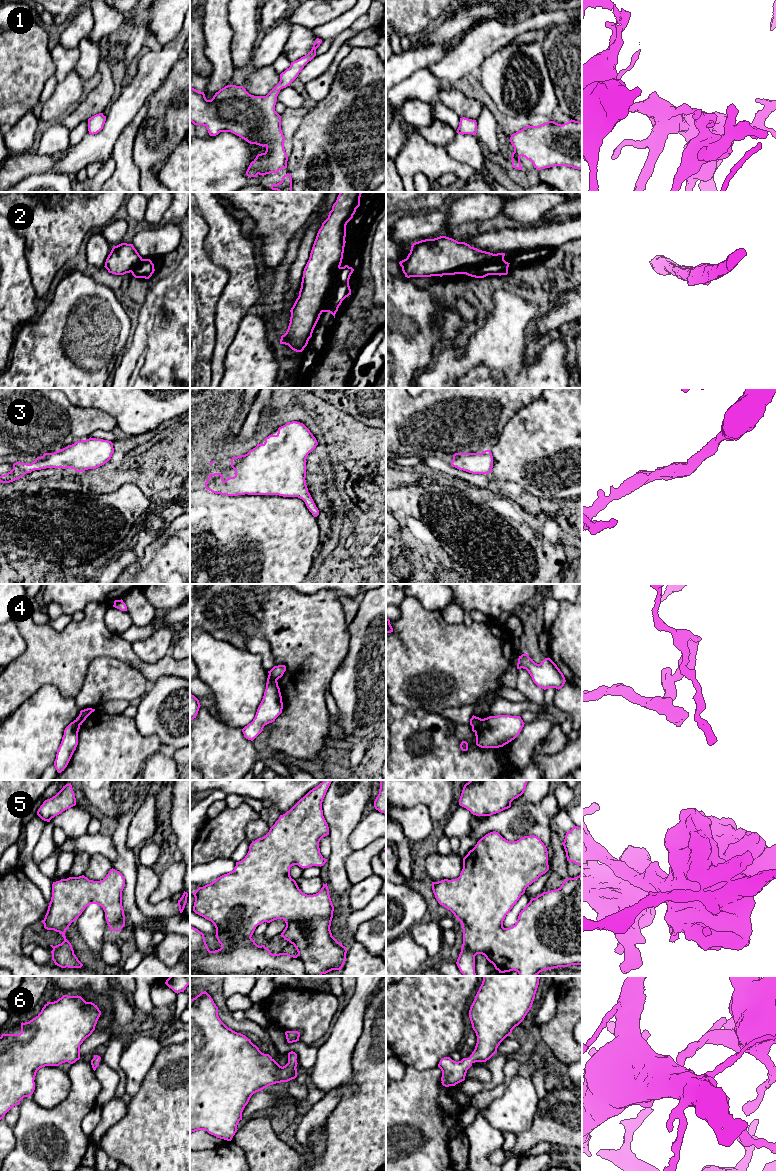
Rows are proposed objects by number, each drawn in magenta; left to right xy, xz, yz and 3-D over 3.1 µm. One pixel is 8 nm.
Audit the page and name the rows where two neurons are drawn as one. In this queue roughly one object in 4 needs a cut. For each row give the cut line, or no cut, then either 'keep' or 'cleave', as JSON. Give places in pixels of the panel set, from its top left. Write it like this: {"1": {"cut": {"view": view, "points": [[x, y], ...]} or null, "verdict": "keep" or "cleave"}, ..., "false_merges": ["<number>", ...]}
{"1": {"cut": null, "verdict": "keep"}, "2": {"cut": {"view": "xz", "points": [[340, 267], [322, 311]]}, "verdict": "cleave"}, "3": {"cut": null, "verdict": "keep"}, "4": {"cut": {"view": "yz", "points": [[482, 719], [472, 727]]}, "verdict": "cleave"}, "5": {"cut": null, "verdict": "keep"}, "6": {"cut": null, "verdict": "keep"}, "false_merges": ["2", "4"]}

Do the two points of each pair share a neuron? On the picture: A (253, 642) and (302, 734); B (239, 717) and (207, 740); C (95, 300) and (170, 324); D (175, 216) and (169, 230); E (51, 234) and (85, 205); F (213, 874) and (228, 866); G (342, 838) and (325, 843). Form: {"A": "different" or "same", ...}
{"A": "different", "B": "different", "C": "different", "D": "different", "E": "same", "F": "same", "G": "different"}

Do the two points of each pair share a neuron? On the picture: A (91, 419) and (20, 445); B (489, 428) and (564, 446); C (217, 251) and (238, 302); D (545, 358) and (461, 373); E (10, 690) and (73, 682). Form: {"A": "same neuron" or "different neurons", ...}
{"A": "same neuron", "B": "different neurons", "C": "same neuron", "D": "same neuron", "E": "same neuron"}

